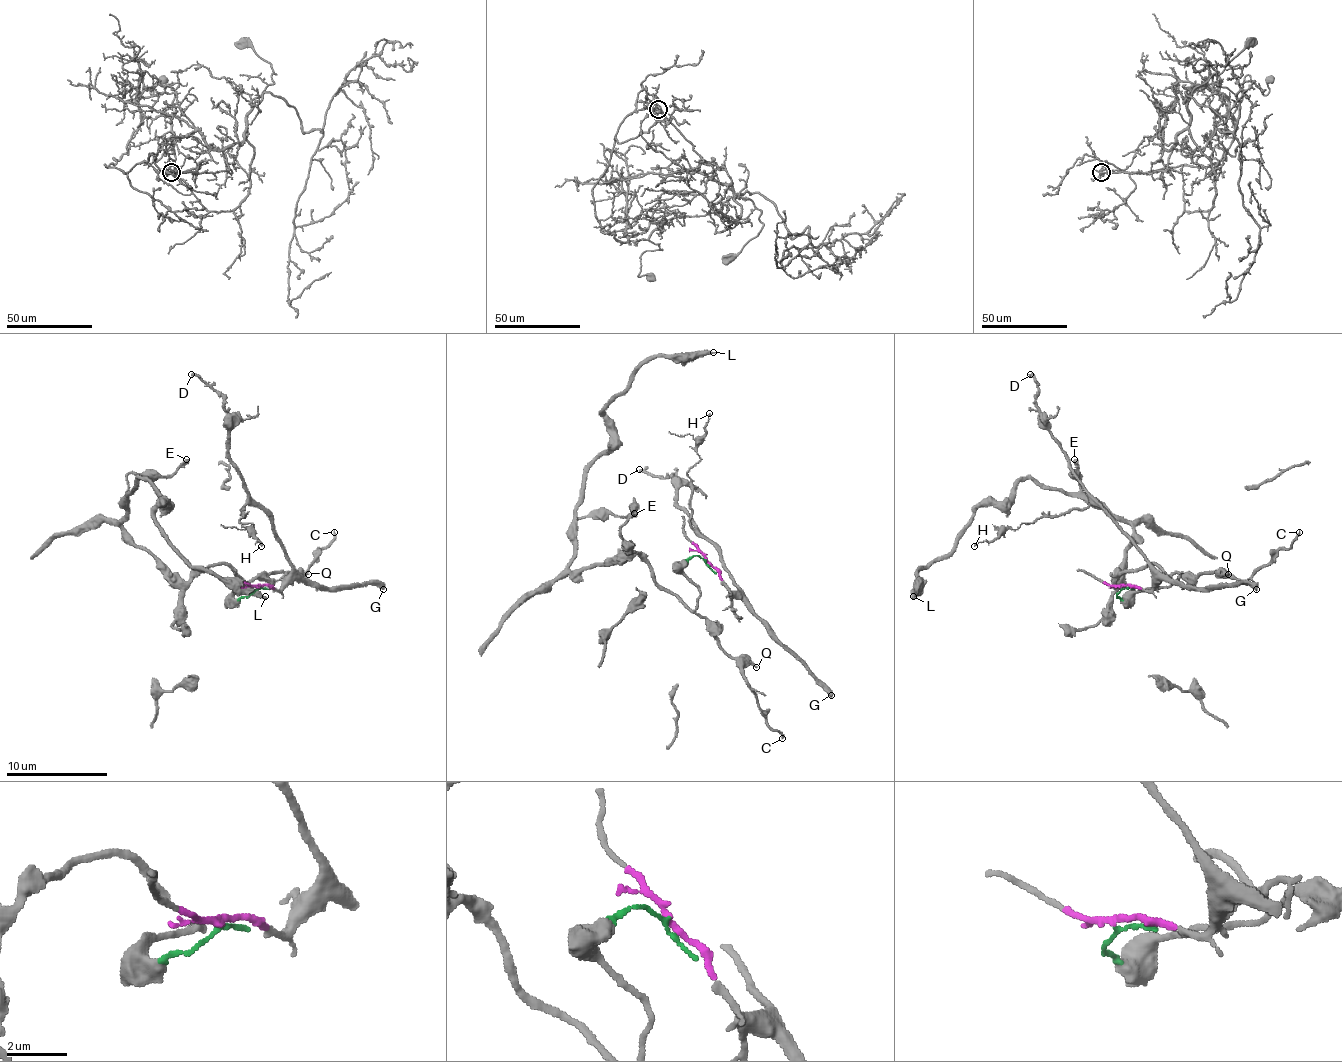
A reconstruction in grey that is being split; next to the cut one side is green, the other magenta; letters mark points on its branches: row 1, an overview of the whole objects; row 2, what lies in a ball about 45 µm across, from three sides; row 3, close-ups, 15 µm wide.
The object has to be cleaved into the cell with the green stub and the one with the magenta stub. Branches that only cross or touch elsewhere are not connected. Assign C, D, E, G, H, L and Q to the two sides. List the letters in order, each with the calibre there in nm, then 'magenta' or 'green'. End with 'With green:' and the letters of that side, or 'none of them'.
C: calibre 180 nm; green
D: calibre 220 nm; magenta
E: calibre 300 nm; green
G: calibre 400 nm; magenta
H: calibre 120 nm; magenta
L: calibre 320 nm; green
Q: calibre 220 nm; green
With green: C, E, L, Q

